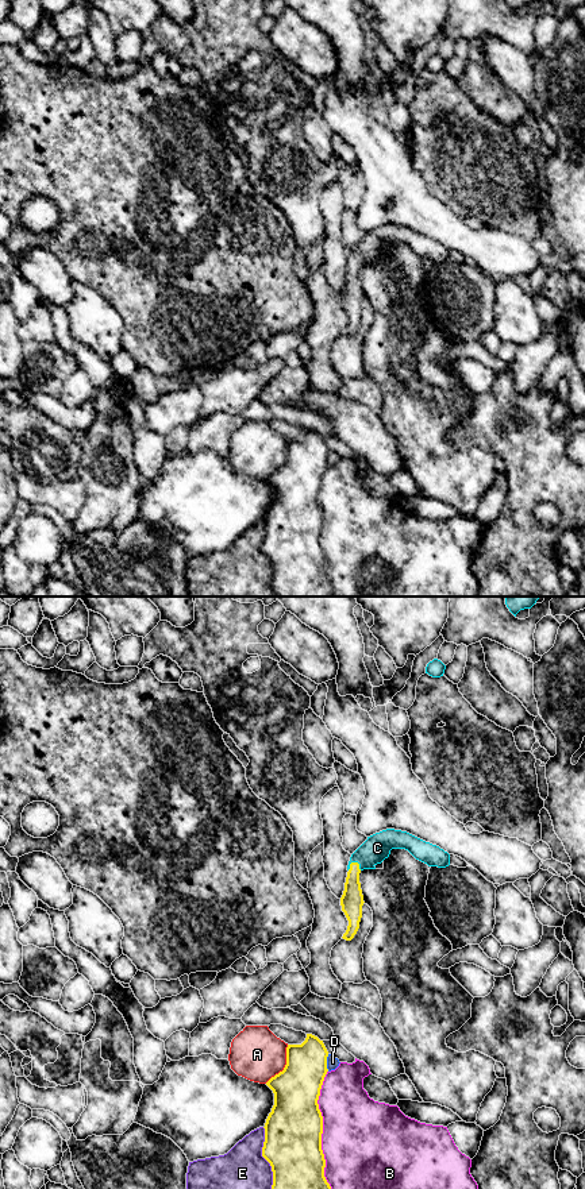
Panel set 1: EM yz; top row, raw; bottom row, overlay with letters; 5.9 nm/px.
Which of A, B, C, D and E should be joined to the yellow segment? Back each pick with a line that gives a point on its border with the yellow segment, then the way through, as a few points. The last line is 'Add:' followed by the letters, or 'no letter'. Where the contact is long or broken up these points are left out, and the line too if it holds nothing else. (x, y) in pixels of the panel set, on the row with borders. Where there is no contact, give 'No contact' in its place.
C: Touches yellow at yz (354, 863). Path across: yz (351, 900), (354, 863), (377, 848)
Add: C

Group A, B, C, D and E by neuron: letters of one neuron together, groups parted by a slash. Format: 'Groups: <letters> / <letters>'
Groups: A / B / C / D / E

